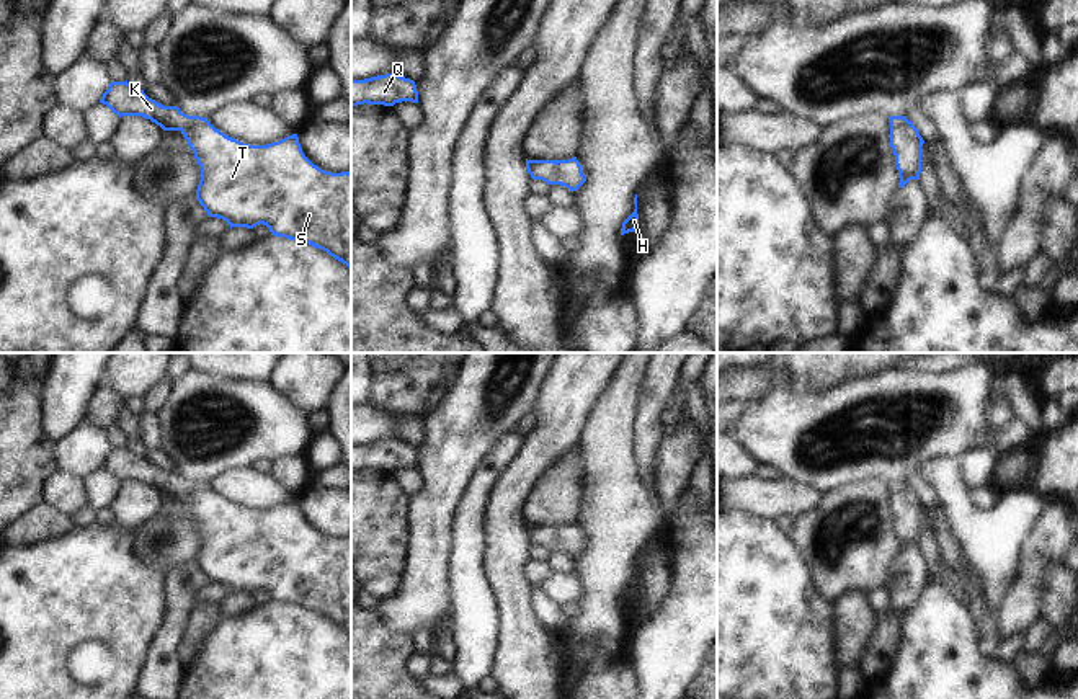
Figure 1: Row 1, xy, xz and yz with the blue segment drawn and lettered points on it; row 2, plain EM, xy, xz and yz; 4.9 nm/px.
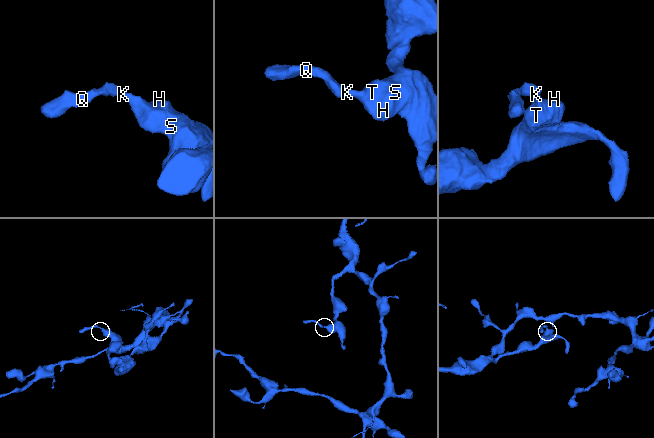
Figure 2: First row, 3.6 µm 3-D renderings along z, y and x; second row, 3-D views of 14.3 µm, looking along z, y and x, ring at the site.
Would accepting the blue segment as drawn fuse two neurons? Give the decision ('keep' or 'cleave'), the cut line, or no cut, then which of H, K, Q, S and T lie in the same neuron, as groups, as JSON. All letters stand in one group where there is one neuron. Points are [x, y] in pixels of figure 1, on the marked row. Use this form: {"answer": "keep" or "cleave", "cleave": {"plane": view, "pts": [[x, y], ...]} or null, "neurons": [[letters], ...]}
{"answer": "keep", "cleave": null, "neurons": [["H", "K", "Q", "S", "T"]]}

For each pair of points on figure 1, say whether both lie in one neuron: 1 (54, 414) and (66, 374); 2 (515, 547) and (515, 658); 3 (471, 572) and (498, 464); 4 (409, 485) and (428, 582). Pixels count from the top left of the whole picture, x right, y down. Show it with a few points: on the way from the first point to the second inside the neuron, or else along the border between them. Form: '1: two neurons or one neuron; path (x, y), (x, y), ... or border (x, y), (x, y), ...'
1: one neuron; path (62, 404), (66, 384)
2: one neuron; path (513, 575), (515, 631)
3: one neuron; path (469, 546), (469, 512), (477, 490)
4: two neurons; border (418, 469), (420, 487), (409, 498)

